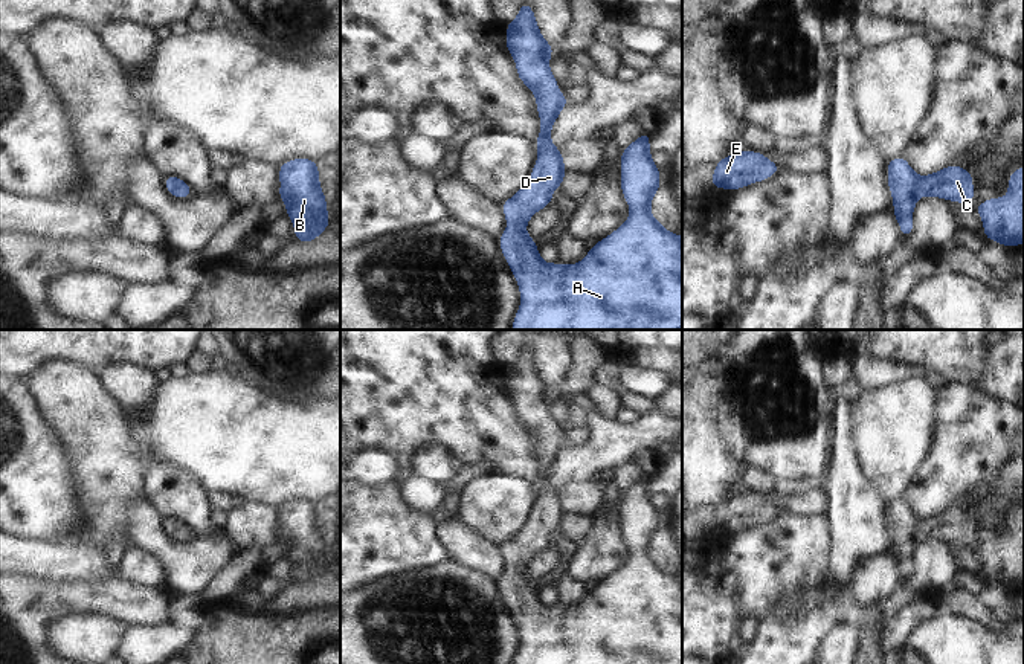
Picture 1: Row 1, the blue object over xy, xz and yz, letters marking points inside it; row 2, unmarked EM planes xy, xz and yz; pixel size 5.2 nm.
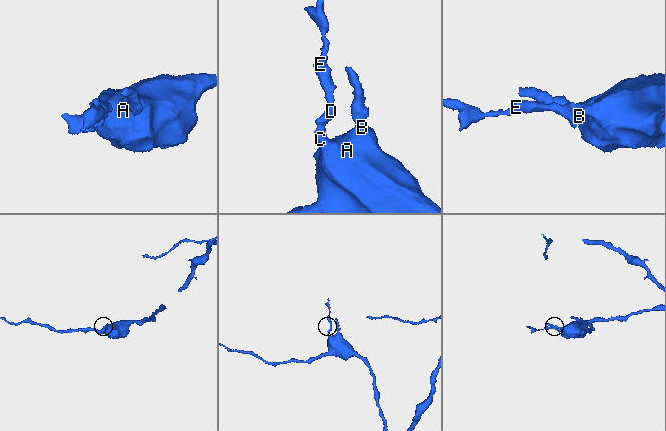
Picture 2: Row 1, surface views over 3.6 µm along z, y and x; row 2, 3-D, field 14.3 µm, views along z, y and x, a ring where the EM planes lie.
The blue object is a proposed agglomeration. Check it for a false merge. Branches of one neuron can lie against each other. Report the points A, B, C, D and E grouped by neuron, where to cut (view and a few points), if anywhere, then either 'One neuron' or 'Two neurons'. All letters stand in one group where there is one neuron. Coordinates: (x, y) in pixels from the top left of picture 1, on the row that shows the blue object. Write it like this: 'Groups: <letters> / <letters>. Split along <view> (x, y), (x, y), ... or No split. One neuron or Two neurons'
Groups: A B C D E. No split. One neuron.

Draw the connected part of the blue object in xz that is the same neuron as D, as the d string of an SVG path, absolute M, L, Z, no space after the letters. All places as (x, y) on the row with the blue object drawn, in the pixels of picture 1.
M522 3L517 18L507 29L507 49L516 60L519 78L537 98L542 122L536 140L540 154L533 174L513 198L502 203L508 227L499 243L517 278L522 298L513 330L682 330L682 238L667 232L649 211L661 183L659 169L650 159L647 133L629 145L620 159L623 194L630 205L627 223L600 240L578 264L546 264L540 259L525 224L534 212L549 205L552 191L566 174L563 157L551 143L549 133L568 99L559 92L548 67L554 50L542 38L530 5Z

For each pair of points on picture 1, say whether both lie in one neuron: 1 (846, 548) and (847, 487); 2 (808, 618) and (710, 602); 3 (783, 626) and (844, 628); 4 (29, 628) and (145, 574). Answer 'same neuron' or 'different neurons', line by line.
1: same neuron
2: different neurons
3: different neurons
4: different neurons

